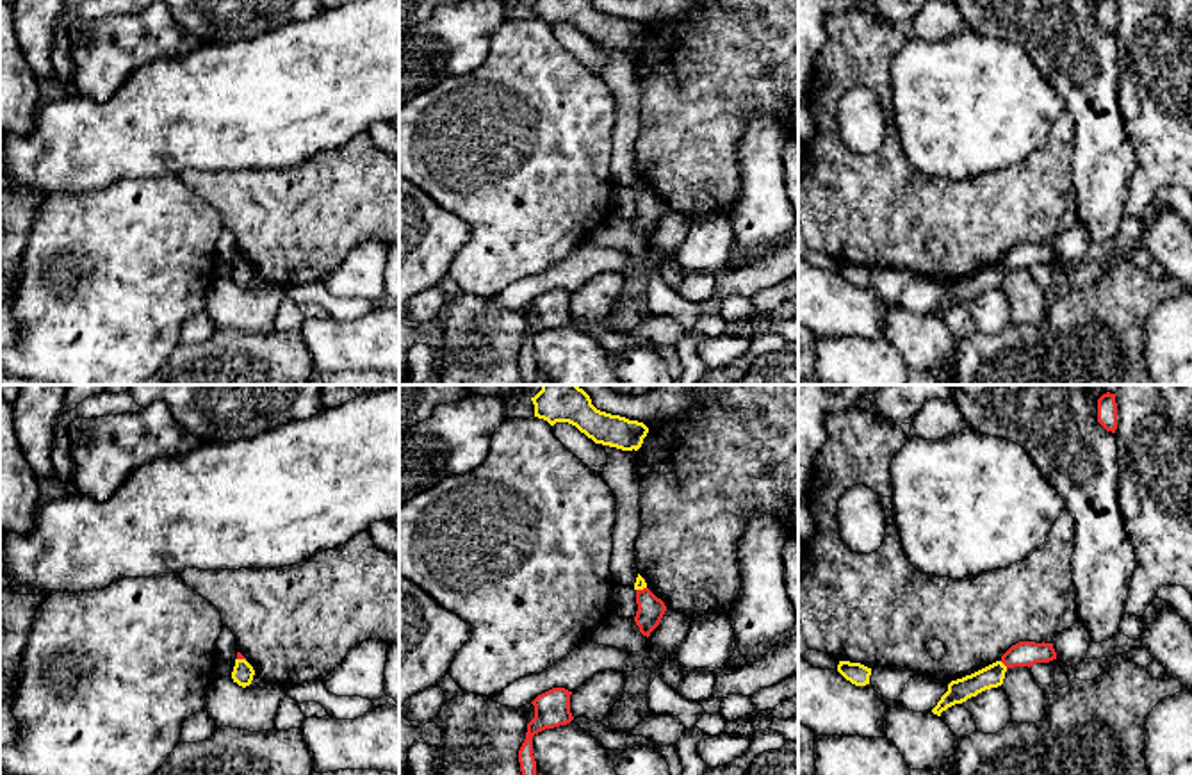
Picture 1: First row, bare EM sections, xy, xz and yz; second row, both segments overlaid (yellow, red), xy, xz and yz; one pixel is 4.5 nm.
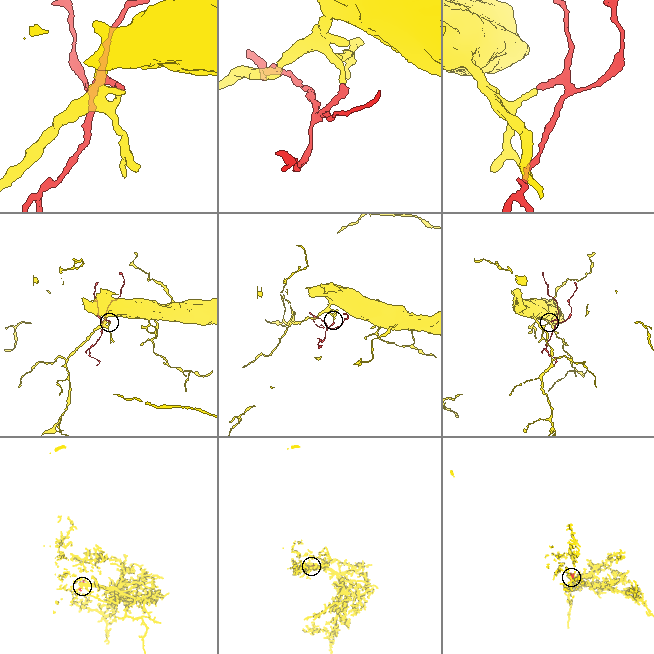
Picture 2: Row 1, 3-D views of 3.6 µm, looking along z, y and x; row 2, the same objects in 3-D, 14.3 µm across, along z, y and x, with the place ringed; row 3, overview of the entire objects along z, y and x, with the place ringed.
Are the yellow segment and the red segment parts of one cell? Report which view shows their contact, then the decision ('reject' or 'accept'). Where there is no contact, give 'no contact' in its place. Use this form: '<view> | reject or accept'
yz | reject

